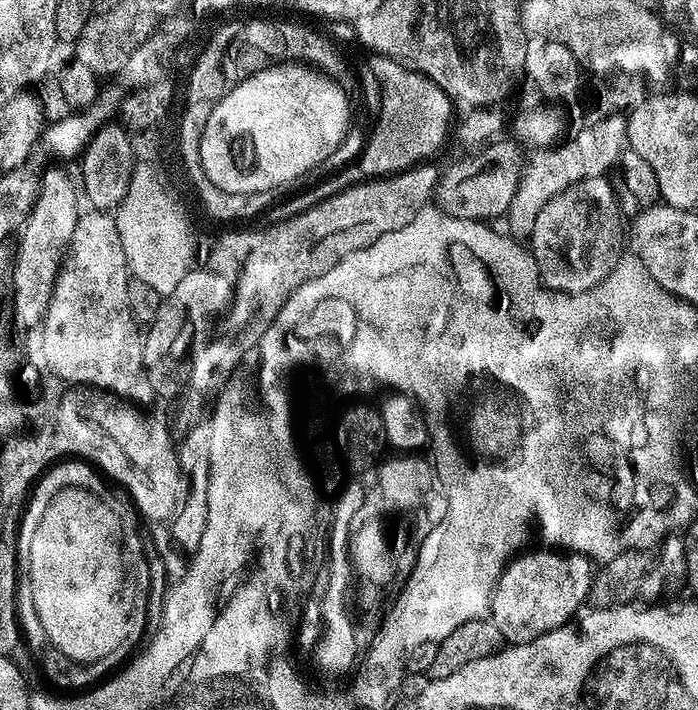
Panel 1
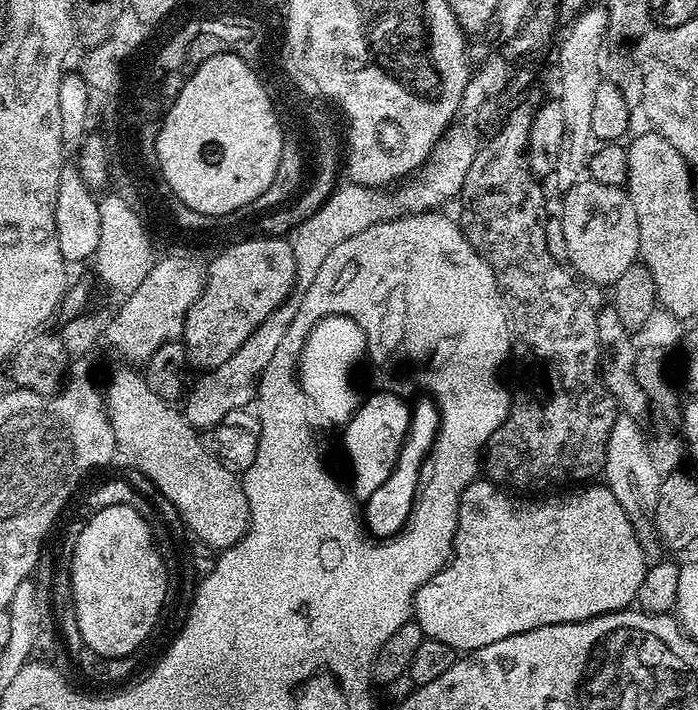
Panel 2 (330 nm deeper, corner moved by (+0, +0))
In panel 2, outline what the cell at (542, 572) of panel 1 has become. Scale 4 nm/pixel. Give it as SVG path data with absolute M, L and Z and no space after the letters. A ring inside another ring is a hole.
M477 478L473 480L470 486L466 486L466 490L460 499L456 541L452 544L451 561L441 572L431 576L416 592L414 620L415 623L419 624L425 637L438 642L446 642L446 646L467 654L475 648L490 646L490 642L498 642L502 638L510 638L514 634L522 634L542 626L573 624L574 622L582 622L595 616L601 616L607 612L625 611L635 601L638 586L642 586L642 578L646 571L644 552L640 549L642 540L632 529L626 510L622 510L618 498L614 498L614 494L603 483L596 483L600 482L592 482L587 486L565 491L563 494L552 494L547 498L525 498L523 495L513 494L511 491L501 488L500 485L492 483L487 478Z

